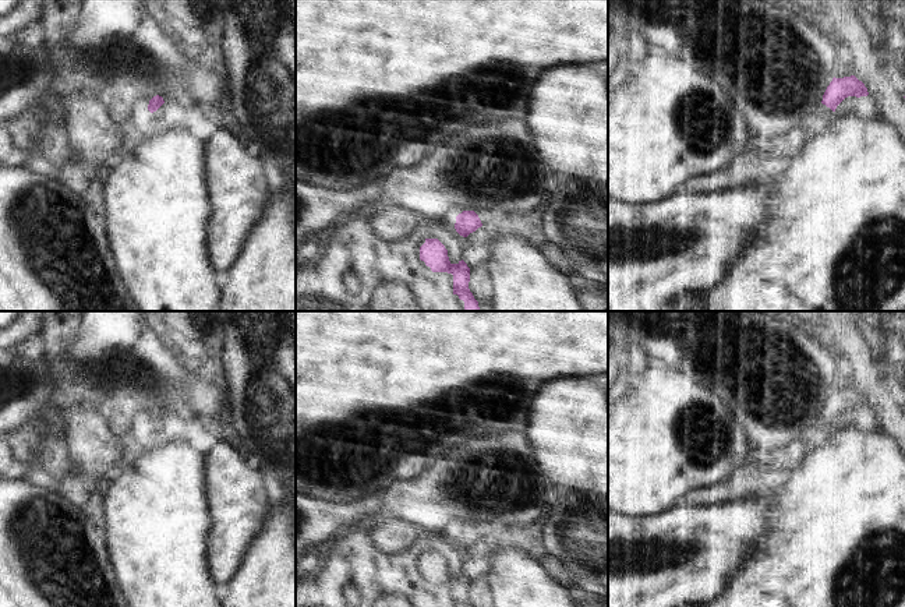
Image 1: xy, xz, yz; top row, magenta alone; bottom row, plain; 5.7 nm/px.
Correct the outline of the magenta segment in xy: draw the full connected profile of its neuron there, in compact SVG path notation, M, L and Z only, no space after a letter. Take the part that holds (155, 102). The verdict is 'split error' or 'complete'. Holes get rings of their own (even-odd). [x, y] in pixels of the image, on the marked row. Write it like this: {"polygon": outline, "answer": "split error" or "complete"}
{"polygon": "M156 95L149 100L148 106L142 100L137 100L130 121L141 140L166 130L185 131L185 107L173 100L165 102L162 96Z", "answer": "split error"}

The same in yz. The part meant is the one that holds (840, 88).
{"polygon": "M855 75L832 78L827 87L823 100L813 116L807 116L799 126L792 128L785 137L789 147L798 152L809 144L812 138L827 128L834 117L837 106L848 96L867 96L867 88Z", "answer": "split error"}

